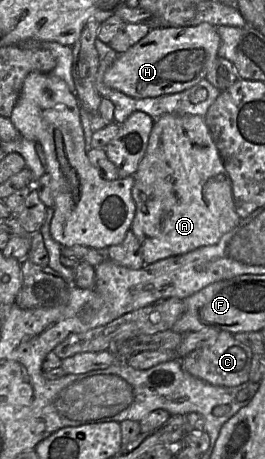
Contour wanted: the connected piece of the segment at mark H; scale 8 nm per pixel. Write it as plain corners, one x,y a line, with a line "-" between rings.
208,23
187,27
153,27
148,34
132,45
105,71
104,84
135,99
154,98
182,92
196,85
216,58
220,36

